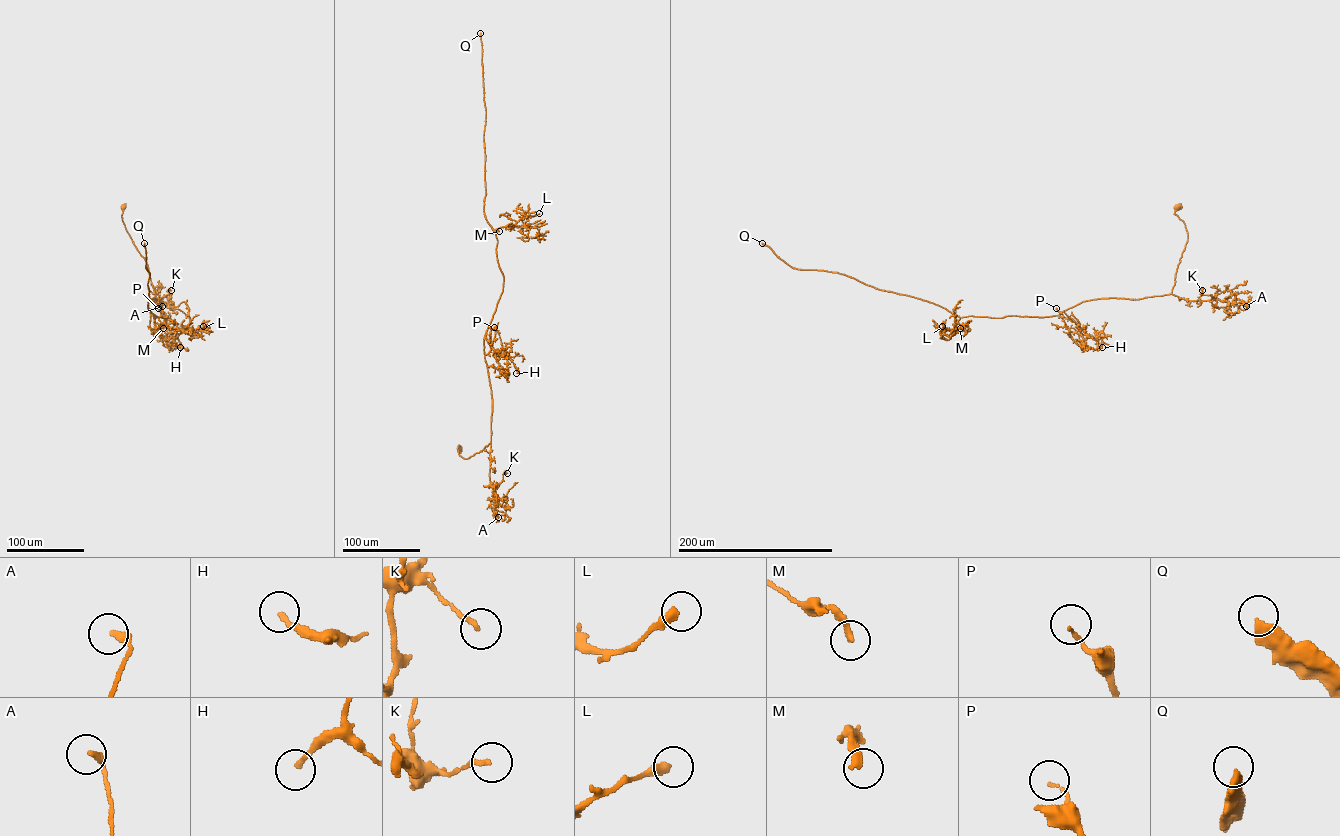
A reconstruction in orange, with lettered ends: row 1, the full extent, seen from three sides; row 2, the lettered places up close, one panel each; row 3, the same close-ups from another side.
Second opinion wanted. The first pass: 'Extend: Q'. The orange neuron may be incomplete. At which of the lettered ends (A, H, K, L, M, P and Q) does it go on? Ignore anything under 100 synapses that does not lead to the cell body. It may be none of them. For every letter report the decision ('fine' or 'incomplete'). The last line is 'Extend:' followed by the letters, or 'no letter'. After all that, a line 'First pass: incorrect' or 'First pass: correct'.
A: fine
H: fine
K: fine
L: fine
M: fine
P: fine
Q: incomplete
Extend: Q
First pass: correct

